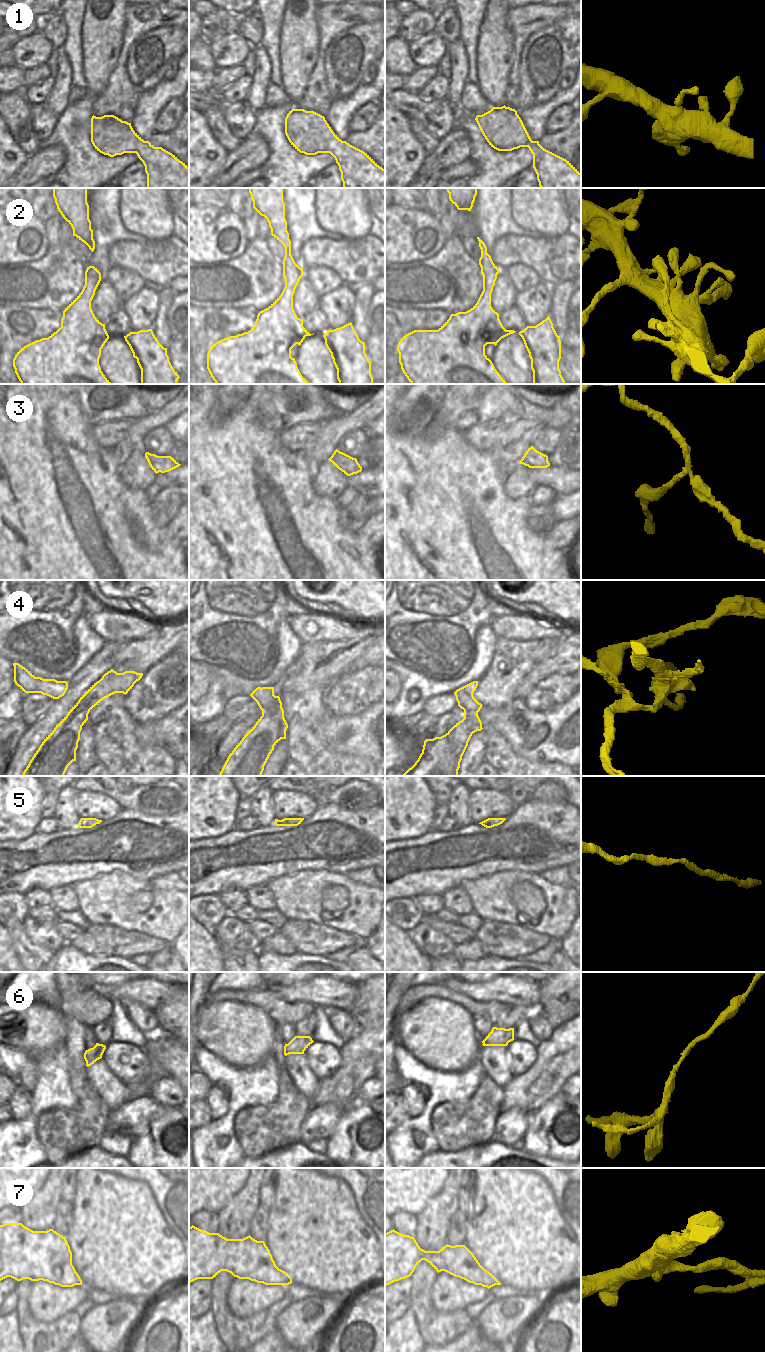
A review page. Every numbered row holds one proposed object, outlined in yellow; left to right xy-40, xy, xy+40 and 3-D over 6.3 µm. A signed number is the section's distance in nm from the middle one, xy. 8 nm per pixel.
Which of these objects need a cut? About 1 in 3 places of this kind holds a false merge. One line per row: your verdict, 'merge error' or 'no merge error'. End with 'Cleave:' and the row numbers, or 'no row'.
1: no merge error
2: no merge error
3: merge error
4: merge error
5: no merge error
6: merge error
7: merge error
Cleave: 3, 4, 6, 7

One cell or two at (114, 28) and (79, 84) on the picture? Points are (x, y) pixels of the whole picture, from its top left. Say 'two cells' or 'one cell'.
two cells

